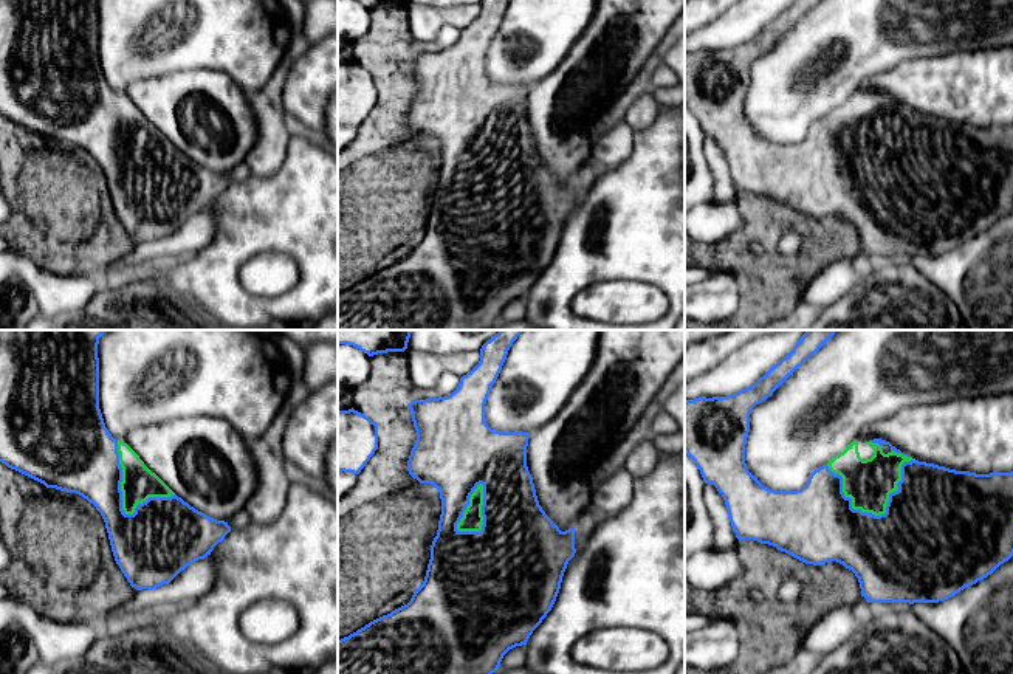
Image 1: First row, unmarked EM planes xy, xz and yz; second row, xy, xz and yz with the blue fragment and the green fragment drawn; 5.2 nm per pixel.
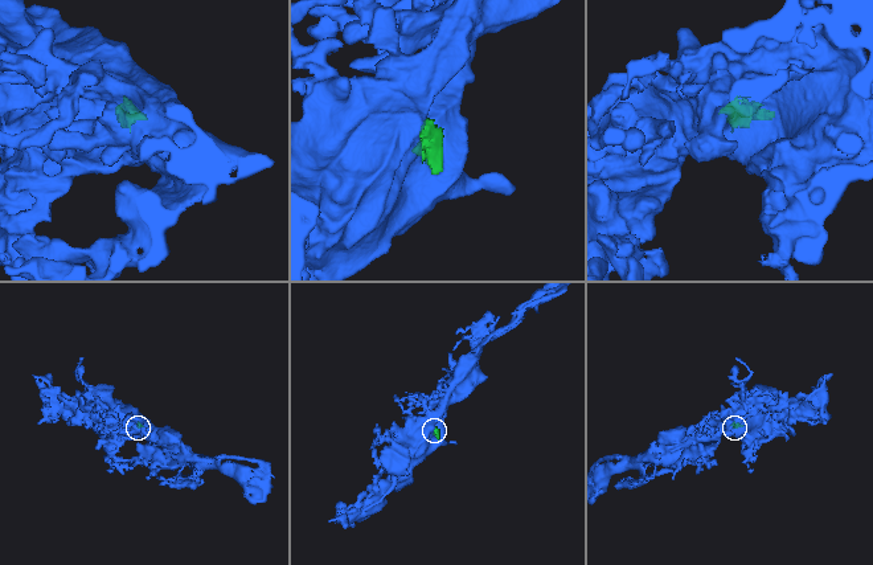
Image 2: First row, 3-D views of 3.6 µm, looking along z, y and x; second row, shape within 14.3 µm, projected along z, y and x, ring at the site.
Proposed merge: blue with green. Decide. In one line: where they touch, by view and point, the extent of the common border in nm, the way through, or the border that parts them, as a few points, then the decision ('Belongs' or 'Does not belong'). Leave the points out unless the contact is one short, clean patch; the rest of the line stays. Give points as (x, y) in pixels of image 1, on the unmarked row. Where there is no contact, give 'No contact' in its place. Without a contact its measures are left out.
Touches blue at yz (874, 168). Shared border 460 nm. Belongs

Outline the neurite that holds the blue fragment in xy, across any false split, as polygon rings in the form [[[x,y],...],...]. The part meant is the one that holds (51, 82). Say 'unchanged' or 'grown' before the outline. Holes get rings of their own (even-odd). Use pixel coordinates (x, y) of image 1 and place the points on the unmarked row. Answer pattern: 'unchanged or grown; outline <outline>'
grown; outline [[[0,0],[0,115],[8,121],[43,136],[46,141],[76,146],[93,156],[105,175],[115,214],[130,239],[136,243],[156,242],[163,237],[169,237],[187,218],[211,208],[214,200],[231,184],[228,175],[209,170],[178,150],[144,118],[139,108],[124,93],[112,90],[99,62],[98,0]]]

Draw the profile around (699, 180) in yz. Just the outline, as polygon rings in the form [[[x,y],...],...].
[[[685,105],[685,217],[686,214],[714,198],[714,174],[705,156],[705,135],[694,113]]]

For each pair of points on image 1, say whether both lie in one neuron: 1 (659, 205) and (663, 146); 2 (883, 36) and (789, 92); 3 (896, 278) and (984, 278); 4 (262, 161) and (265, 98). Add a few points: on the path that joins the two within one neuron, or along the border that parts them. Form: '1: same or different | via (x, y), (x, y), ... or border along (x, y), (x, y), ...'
1: same | via (659, 191), (663, 160)
2: same | via (860, 36), (849, 36), (840, 42), (812, 70)
3: different | border along (911, 264), (954, 302)
4: same | via (268, 146), (268, 113)

